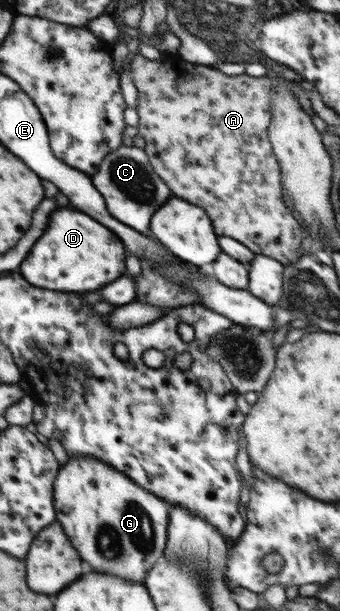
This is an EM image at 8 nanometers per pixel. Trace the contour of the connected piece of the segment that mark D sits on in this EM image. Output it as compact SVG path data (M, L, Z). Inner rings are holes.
M58 208L50 214L48 228L32 246L20 266L20 272L24 272L24 279L38 288L83 294L98 291L108 282L116 280L126 270L124 260L126 248L112 230L80 210Z

